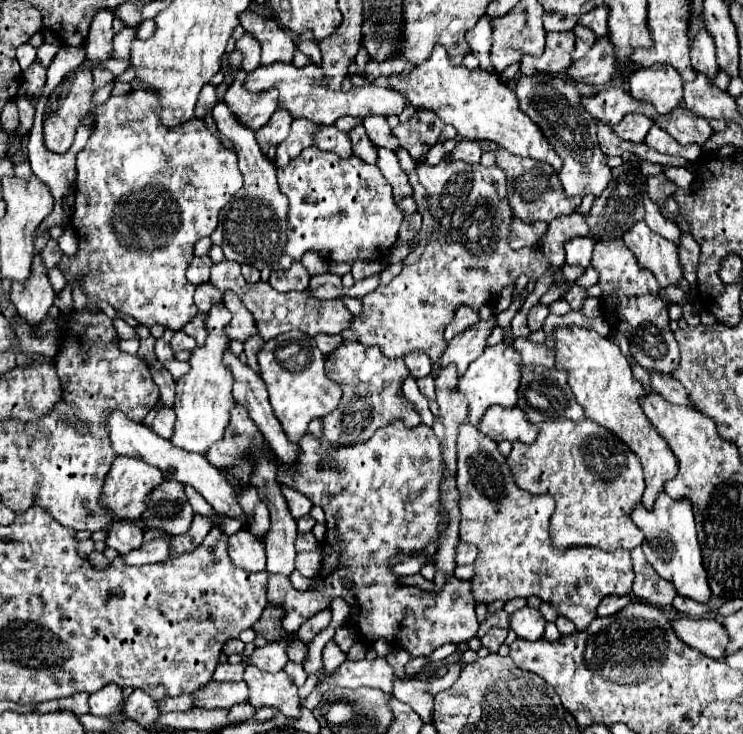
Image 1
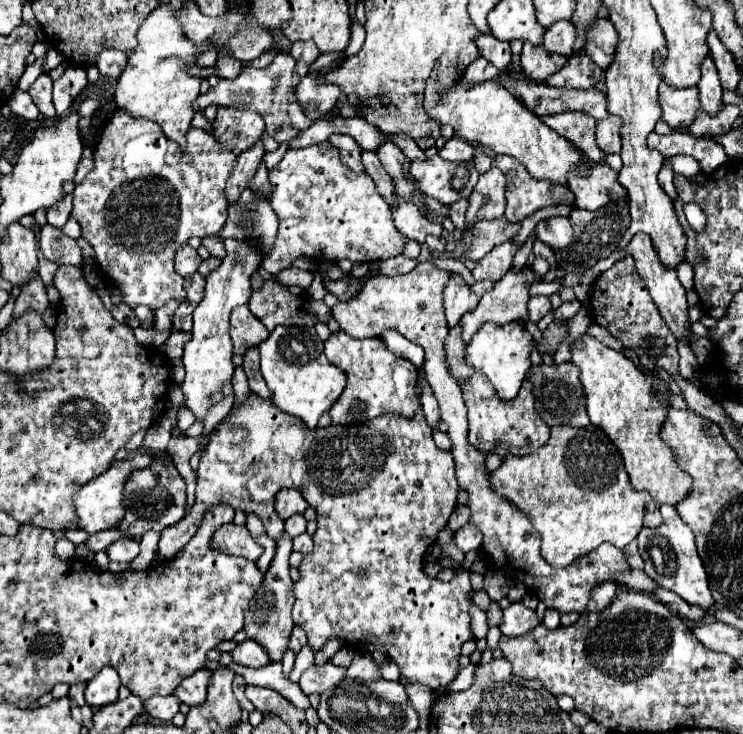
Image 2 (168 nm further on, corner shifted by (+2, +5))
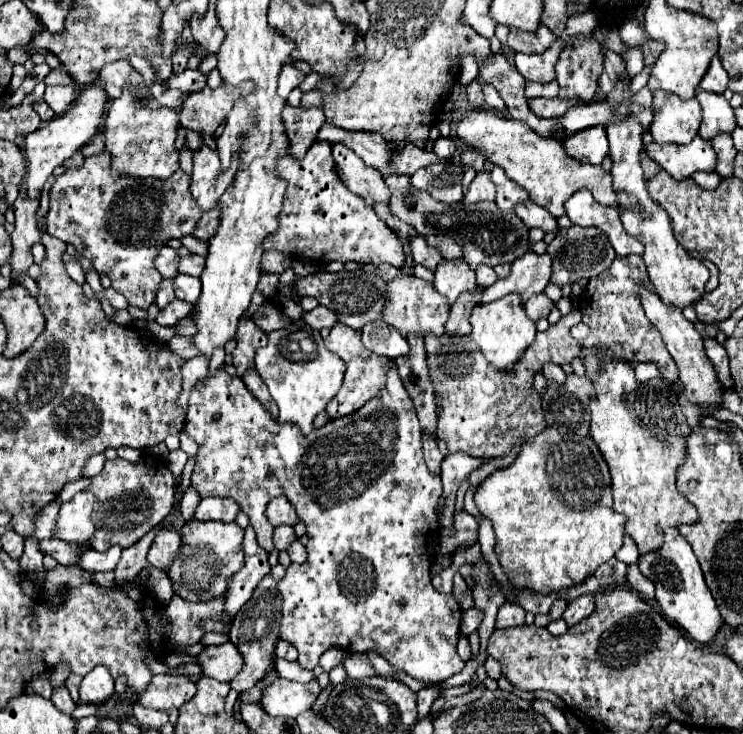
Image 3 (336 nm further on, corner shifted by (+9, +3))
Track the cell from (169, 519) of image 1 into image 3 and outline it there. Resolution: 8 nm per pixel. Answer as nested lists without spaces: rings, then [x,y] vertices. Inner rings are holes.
[[[118,457],[106,461],[104,469],[86,489],[98,495],[96,511],[92,513],[92,519],[96,519],[96,535],[90,539],[90,547],[96,551],[106,551],[112,545],[120,545],[122,549],[134,545],[154,525],[164,521],[174,505],[174,475],[164,461],[150,457],[138,463]]]

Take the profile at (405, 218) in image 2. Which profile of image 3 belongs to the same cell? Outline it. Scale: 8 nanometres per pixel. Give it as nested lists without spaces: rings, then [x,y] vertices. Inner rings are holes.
[[[414,235],[410,237],[410,251],[414,255],[414,261],[428,267],[430,271],[436,269],[436,265],[442,261],[442,255],[436,247],[428,245],[428,241],[422,235]]]

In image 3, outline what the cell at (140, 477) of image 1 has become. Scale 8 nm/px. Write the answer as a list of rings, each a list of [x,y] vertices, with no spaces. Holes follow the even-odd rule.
[[[90,491],[76,493],[70,501],[62,503],[56,525],[56,537],[64,539],[68,543],[88,543],[90,537],[96,531],[96,525],[92,521],[92,511],[96,505],[96,495]]]

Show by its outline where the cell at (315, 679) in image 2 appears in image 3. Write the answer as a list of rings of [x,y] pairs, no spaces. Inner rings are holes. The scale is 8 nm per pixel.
[[[278,679],[266,689],[260,703],[274,717],[296,717],[316,703],[320,691],[322,687],[316,679],[312,679],[310,683]]]

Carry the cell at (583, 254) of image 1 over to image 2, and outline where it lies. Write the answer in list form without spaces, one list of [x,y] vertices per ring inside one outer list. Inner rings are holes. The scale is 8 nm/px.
[[[551,217],[547,221],[539,221],[535,227],[535,235],[545,241],[549,247],[563,249],[573,241],[573,229],[569,219],[565,217]]]

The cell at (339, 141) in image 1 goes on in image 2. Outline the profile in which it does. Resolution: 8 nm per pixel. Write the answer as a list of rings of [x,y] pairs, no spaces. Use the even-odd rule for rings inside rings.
[[[333,135],[329,141],[339,149],[343,165],[347,165],[355,173],[363,173],[365,171],[363,163],[361,163],[361,157],[359,157],[361,147],[357,145],[357,141],[353,137],[349,137],[349,135]]]

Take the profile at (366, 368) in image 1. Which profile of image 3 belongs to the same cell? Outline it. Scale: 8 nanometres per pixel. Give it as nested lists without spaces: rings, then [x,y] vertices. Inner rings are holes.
[[[336,323],[332,327],[324,345],[330,353],[338,355],[346,365],[344,383],[342,383],[340,391],[336,393],[336,397],[326,407],[326,413],[330,415],[330,419],[338,419],[338,417],[346,417],[346,415],[358,411],[360,407],[364,407],[370,399],[374,399],[386,387],[386,373],[390,371],[392,361],[384,355],[376,355],[376,353],[368,351],[362,343],[362,333],[358,329],[352,329],[352,327],[344,325],[344,323]]]

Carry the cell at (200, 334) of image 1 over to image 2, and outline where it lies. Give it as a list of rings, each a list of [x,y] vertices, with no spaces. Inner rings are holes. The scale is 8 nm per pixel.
[[[183,301],[173,317],[173,329],[175,331],[191,331],[191,313],[195,311],[195,303]]]

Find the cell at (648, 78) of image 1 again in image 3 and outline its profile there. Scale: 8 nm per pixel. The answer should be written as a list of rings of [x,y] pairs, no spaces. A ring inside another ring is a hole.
[[[663,90],[654,91],[654,121],[650,133],[656,143],[686,145],[698,135],[702,111],[696,99],[680,99]]]

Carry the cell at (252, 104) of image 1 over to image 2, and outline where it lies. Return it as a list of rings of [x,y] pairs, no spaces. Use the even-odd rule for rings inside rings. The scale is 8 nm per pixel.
[[[217,109],[217,117],[213,121],[213,137],[223,141],[235,155],[243,153],[243,149],[251,149],[255,141],[261,139],[265,131],[263,119],[253,111],[233,111],[233,109]]]

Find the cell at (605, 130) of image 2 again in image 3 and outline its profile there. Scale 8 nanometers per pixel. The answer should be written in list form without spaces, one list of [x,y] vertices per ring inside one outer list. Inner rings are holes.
[[[594,125],[584,131],[578,131],[576,135],[570,135],[564,141],[564,147],[568,155],[572,155],[582,163],[600,165],[604,157],[608,157],[608,139],[604,135],[602,125]]]

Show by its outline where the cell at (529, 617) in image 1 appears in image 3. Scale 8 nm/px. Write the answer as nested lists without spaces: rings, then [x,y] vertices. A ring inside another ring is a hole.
[[[504,603],[504,607],[500,607],[498,611],[498,619],[496,619],[496,629],[506,629],[506,627],[518,627],[524,625],[524,609],[520,605],[514,603]]]

